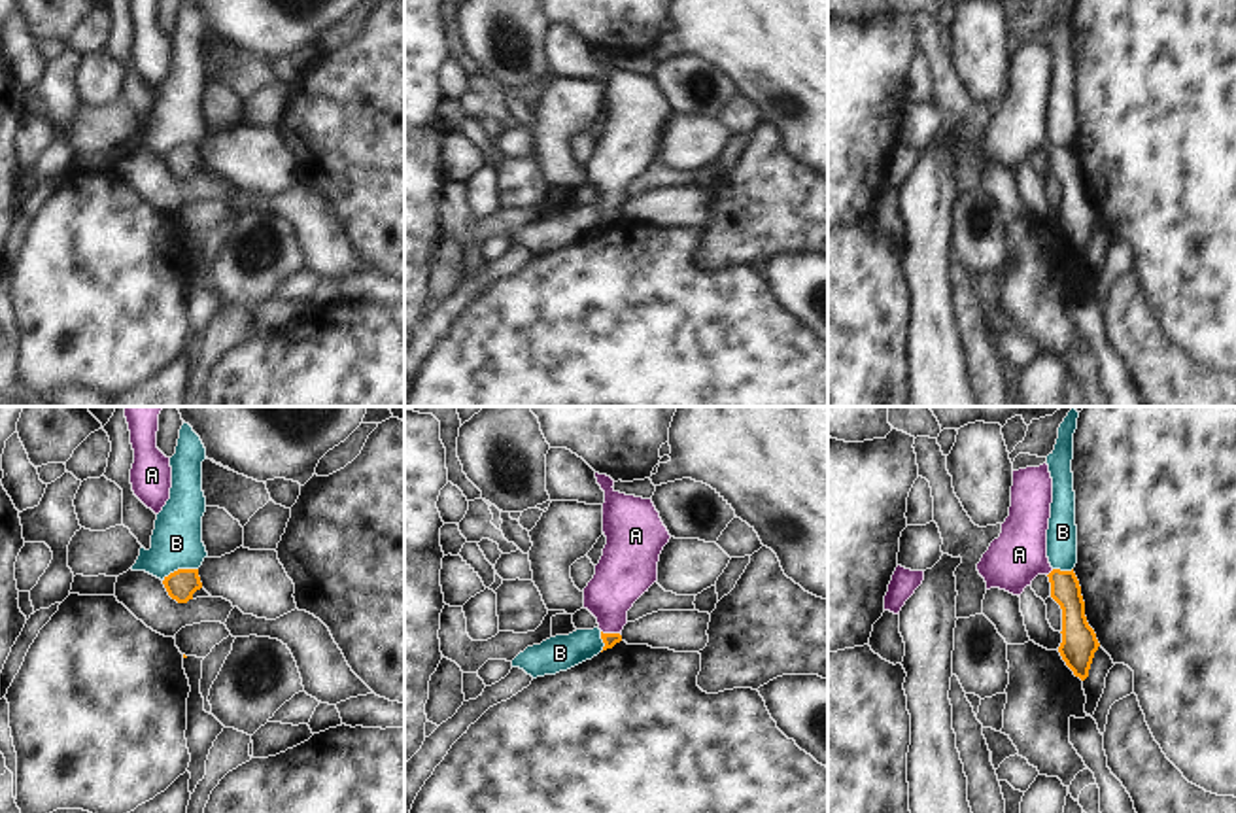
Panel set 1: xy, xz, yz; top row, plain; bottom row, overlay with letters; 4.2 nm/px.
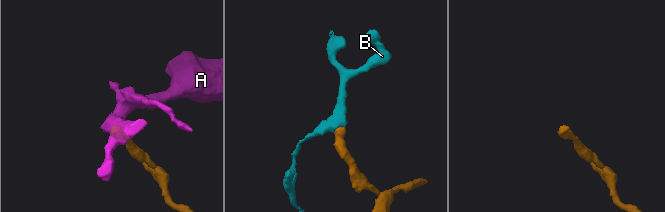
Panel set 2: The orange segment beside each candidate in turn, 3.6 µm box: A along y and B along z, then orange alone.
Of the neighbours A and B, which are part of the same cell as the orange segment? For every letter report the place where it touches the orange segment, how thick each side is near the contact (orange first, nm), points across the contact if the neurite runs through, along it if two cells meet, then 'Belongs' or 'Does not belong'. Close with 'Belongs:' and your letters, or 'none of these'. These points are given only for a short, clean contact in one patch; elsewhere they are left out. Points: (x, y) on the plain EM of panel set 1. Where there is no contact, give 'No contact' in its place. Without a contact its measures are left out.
A: Touches orange at xz (611, 210). Thickness 60 nm (orange) against 220 nm. Path across: xz (609, 216), (611, 210), (611, 169), (620, 154). Belongs
B: Touches orange at xy (180, 146). Thickness 130 nm (orange) against 220 nm. Boundary: xy (197, 144), (178, 144), (163, 157). Does not belong
Belongs: A

